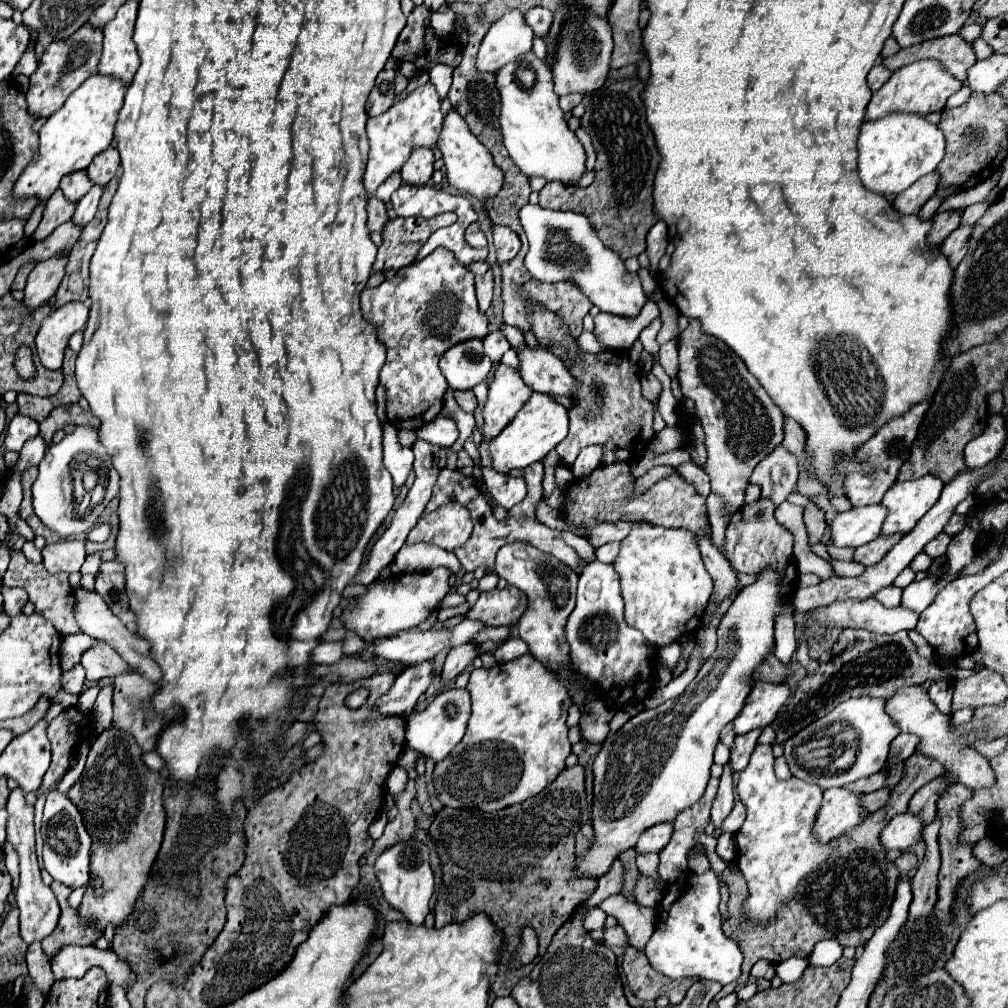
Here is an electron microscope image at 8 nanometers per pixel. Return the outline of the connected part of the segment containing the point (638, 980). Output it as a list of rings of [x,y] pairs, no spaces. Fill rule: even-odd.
[[[631,946],[625,948],[623,970],[633,994],[641,1000],[657,1000],[659,996],[667,996],[671,1004],[679,1004],[693,984],[693,980],[667,980],[651,968],[645,952]]]

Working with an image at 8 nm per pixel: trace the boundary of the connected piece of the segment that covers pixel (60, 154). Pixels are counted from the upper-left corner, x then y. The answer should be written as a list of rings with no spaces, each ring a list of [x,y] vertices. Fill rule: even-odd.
[[[95,74],[87,78],[83,86],[79,86],[59,108],[53,116],[47,118],[43,128],[39,130],[39,156],[31,160],[31,164],[23,170],[19,180],[15,182],[13,194],[15,198],[25,196],[37,196],[41,202],[47,200],[57,188],[65,174],[83,170],[91,164],[91,160],[109,148],[115,124],[117,124],[117,112],[123,106],[123,98],[127,92],[127,84],[113,76]]]

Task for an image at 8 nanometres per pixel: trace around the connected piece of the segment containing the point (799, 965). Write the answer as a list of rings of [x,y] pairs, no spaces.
[[[789,958],[777,966],[777,976],[783,982],[795,982],[801,978],[801,974],[807,966],[809,966],[807,958]]]

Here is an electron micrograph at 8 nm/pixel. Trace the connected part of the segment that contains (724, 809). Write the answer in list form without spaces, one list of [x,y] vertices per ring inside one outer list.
[[[727,762],[723,766],[723,776],[721,776],[719,792],[717,792],[717,798],[715,798],[713,808],[711,808],[711,822],[715,826],[715,832],[713,832],[715,838],[719,838],[719,834],[721,834],[719,826],[729,816],[729,812],[733,808],[733,800],[735,800],[735,794],[733,794],[733,772],[731,772],[731,764]]]

